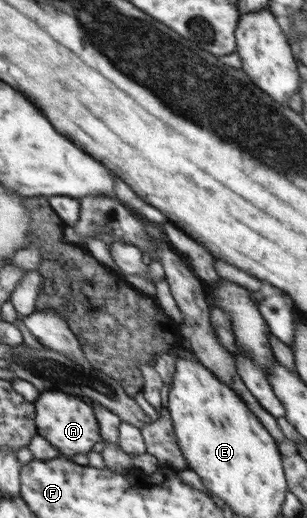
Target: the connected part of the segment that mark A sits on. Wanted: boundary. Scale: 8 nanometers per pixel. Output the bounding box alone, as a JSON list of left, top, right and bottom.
[35,390,102,456]

